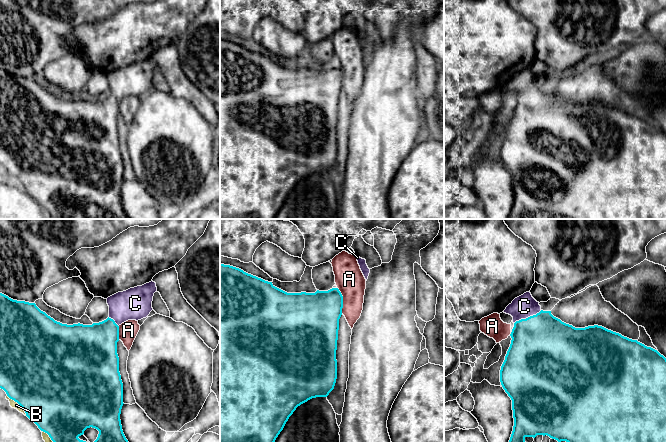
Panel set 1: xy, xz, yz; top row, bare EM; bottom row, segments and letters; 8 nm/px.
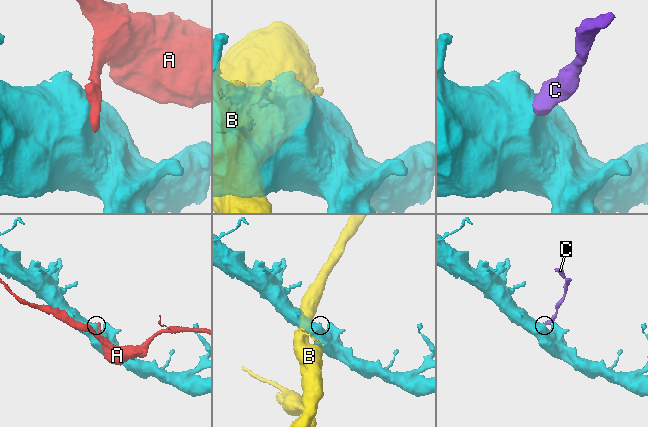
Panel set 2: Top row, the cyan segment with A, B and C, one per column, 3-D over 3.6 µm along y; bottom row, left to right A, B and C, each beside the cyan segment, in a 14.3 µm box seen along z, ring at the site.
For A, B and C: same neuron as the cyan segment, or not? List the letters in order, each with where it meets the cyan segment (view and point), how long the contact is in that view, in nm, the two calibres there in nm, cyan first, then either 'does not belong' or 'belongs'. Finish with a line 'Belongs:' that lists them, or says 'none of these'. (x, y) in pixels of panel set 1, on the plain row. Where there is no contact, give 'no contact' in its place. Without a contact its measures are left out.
A: contact xz (342, 76); length 220 nm; calibres 380 and 240 nm; does not belong
B: contact xy (18, 179); length 220 nm; calibres 500 and 60 nm; does not belong
C: contact yz (528, 93); length 240 nm; calibres 480 and 190 nm; belongs
Belongs: C

